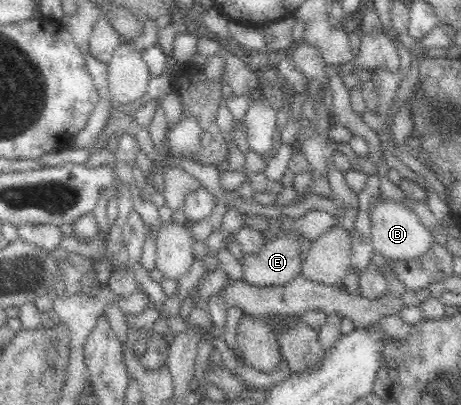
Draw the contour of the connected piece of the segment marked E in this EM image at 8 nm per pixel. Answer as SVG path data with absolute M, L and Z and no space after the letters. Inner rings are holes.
M288 229L282 232L280 237L267 240L256 254L243 254L242 257L237 258L243 282L260 288L286 286L288 282L301 275L302 244L308 241L312 240L308 240L300 229Z

